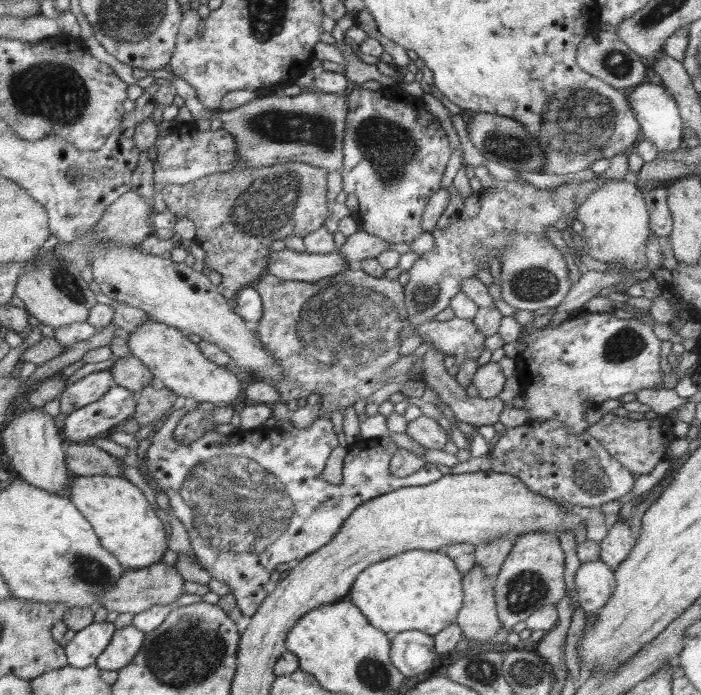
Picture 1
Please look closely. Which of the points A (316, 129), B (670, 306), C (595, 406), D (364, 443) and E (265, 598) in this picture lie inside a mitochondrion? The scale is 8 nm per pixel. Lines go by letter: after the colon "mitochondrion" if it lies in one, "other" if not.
A: mitochondrion
B: other
C: other
D: other
E: other

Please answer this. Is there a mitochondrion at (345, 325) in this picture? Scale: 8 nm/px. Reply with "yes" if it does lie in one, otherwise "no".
yes

